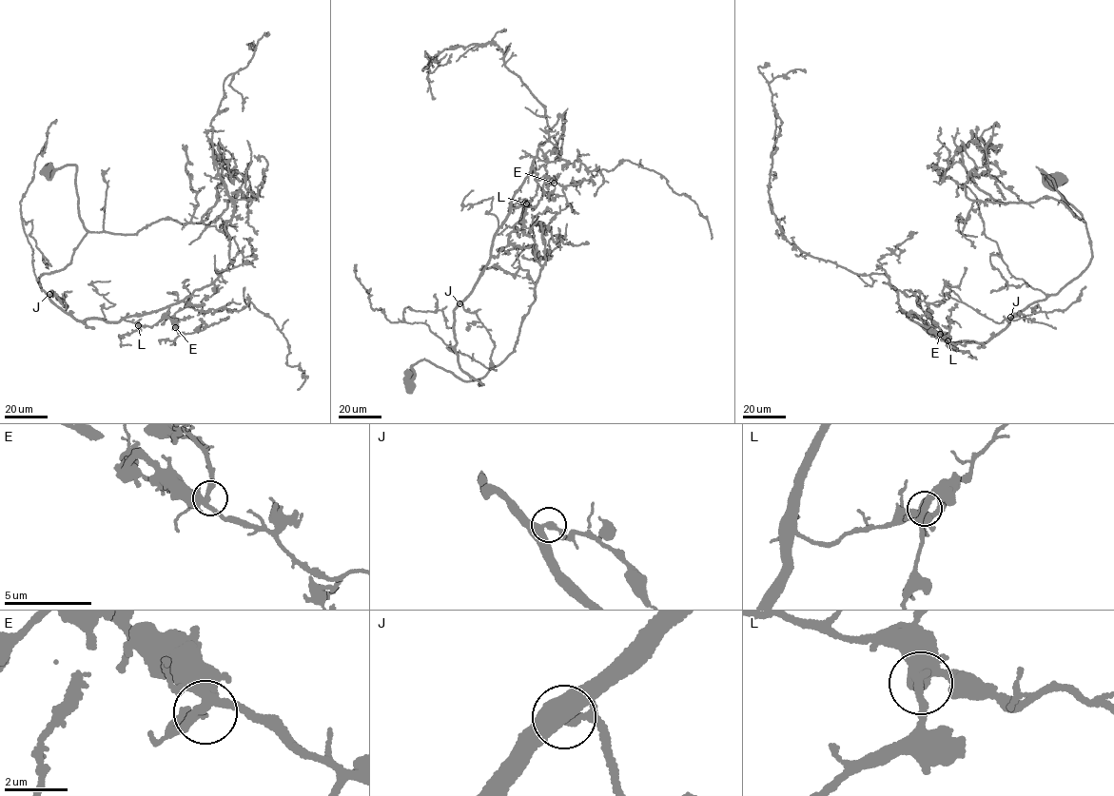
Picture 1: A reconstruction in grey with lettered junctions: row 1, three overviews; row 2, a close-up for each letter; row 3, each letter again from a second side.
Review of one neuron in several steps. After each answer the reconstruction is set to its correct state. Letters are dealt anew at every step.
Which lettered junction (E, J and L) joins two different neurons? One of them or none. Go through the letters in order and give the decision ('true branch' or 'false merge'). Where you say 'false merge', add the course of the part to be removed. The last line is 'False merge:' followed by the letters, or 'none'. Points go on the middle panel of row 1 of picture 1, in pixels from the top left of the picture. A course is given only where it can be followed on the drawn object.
E: true branch
J: true branch
L: true branch
False merge: none

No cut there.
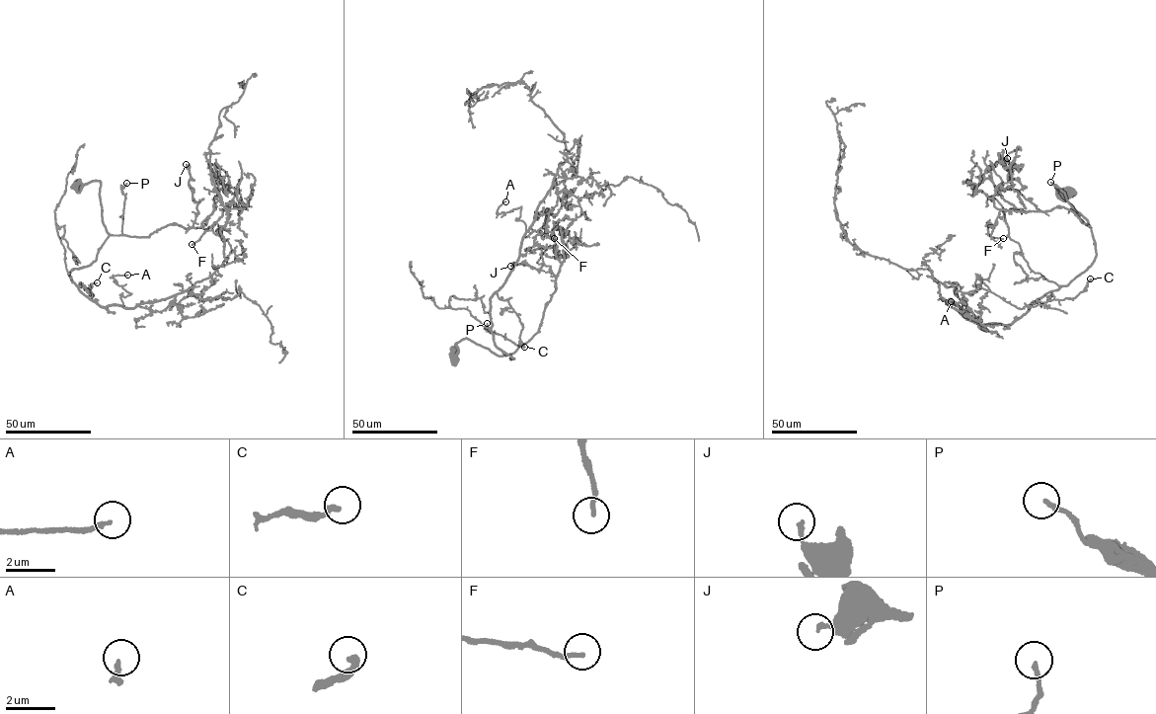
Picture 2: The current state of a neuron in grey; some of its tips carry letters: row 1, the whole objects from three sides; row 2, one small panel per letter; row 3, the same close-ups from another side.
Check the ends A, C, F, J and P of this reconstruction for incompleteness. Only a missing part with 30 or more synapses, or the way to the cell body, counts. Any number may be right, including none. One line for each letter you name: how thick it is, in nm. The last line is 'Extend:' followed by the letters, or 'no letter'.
C: 260 nm
Extend: C

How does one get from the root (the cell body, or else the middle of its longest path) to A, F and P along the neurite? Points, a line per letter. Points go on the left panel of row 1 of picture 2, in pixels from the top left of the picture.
A: (75, 185), (100, 181), (110, 235), (72, 281), (101, 306), (120, 305), (130, 293), (114, 277), (127, 275)
F: (75, 185), (100, 181), (111, 234), (216, 222), (224, 239), (207, 230), (192, 244)
P: (75, 185), (100, 181), (104, 225), (109, 234), (117, 235), (122, 234), (125, 198), (122, 189), (126, 183)

